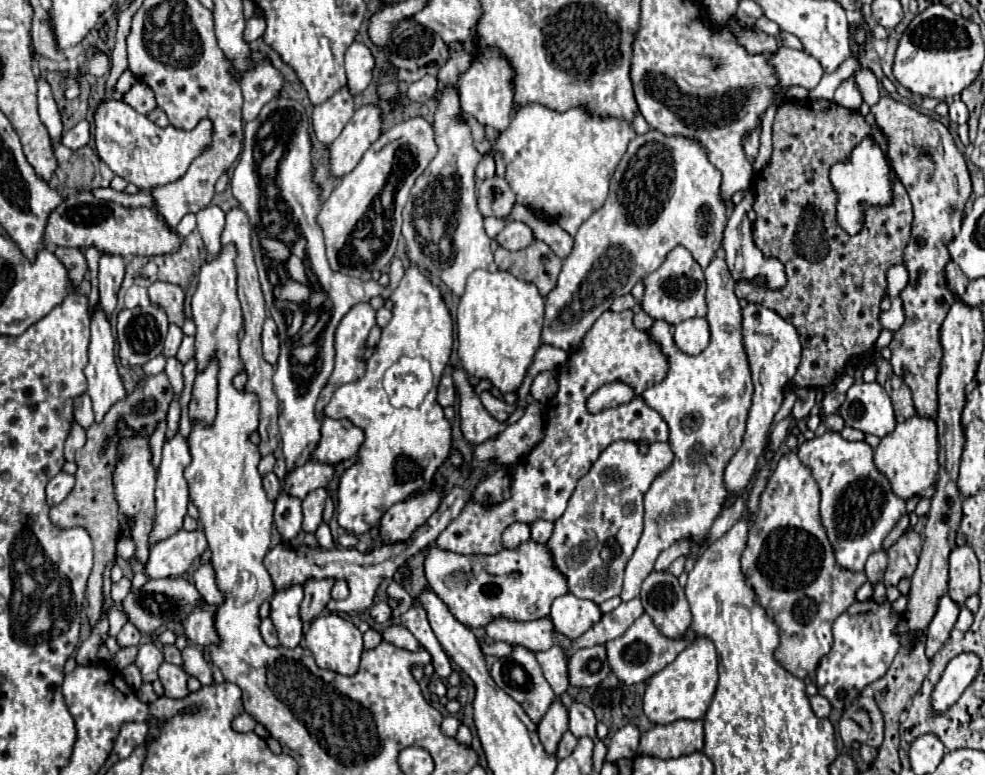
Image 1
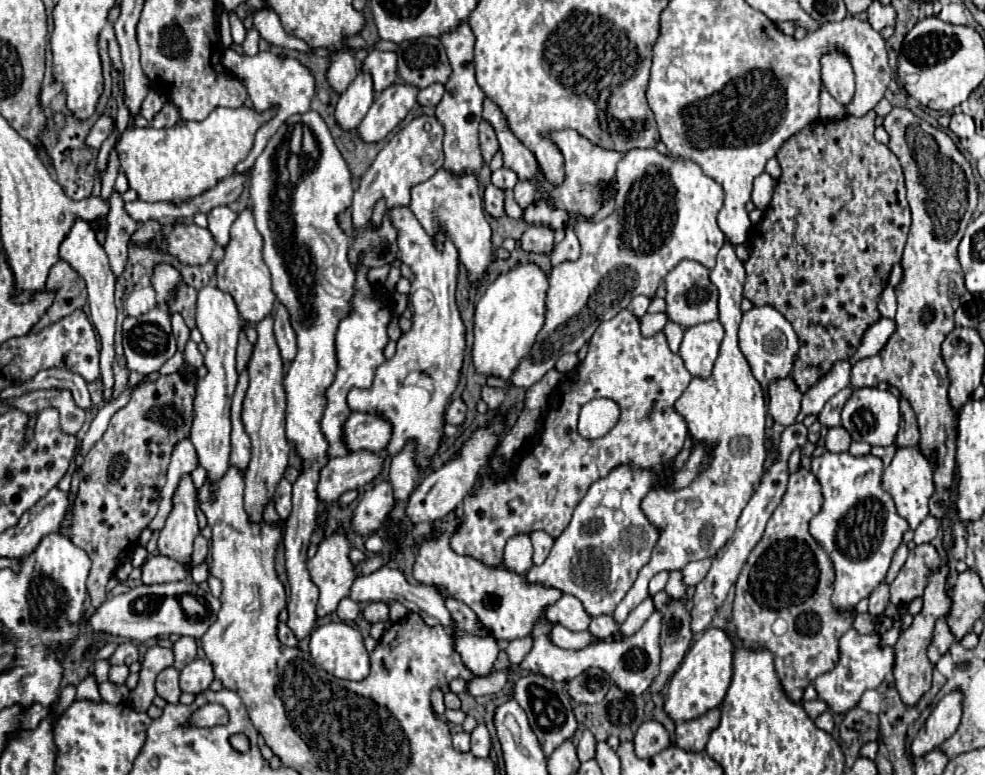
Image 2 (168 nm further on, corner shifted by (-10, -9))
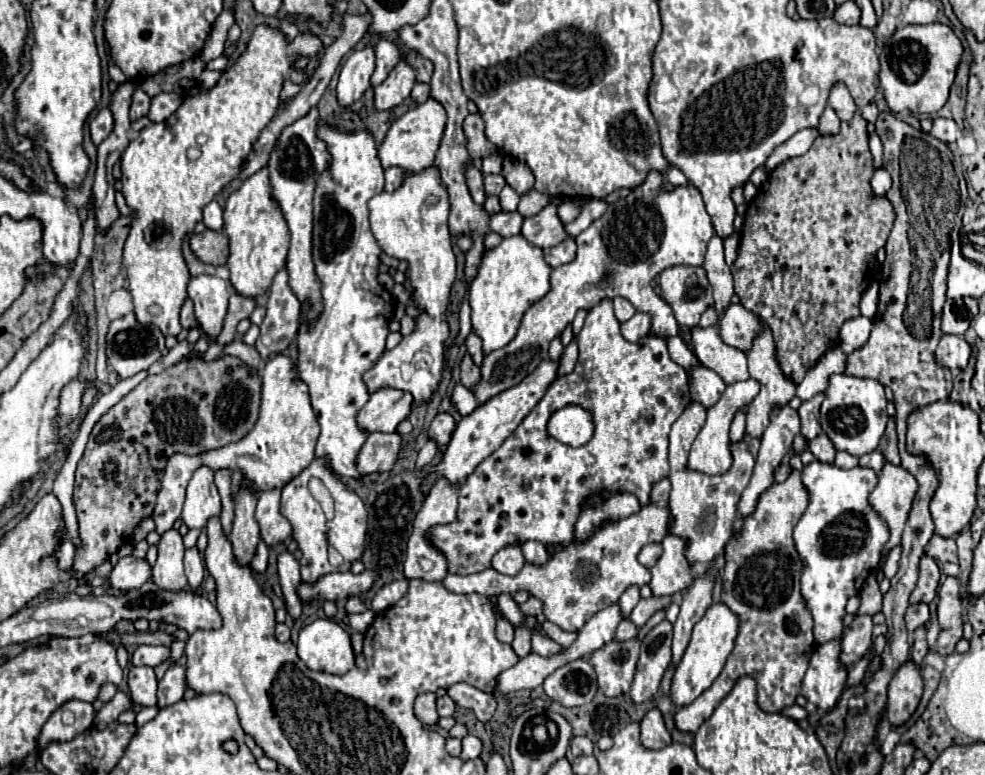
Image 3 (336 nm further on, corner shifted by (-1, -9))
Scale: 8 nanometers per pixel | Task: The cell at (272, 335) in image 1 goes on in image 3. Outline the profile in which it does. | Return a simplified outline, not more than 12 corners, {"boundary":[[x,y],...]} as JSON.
{"boundary":[[280,270],[268,292],[256,350],[284,352],[300,326],[300,302]]}

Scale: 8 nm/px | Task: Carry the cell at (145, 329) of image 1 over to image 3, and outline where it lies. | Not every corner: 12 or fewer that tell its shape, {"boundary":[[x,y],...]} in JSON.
{"boundary":[[130,312],[112,320],[106,352],[120,378],[146,370],[166,350],[158,326]]}

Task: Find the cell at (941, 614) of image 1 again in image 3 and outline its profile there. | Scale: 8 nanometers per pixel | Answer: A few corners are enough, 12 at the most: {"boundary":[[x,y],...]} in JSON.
{"boundary":[[926,626],[914,632],[910,658],[922,664],[928,652]]}

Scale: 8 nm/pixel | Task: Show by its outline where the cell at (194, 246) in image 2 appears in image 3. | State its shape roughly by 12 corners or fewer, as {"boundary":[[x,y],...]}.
{"boundary":[[224,232],[192,234],[190,248],[200,262],[216,266],[217,277],[229,280],[220,265],[228,256]]}

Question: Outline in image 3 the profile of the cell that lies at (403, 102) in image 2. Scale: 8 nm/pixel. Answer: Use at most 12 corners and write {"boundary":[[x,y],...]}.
{"boundary":[[400,62],[374,88],[374,108],[388,110],[410,96],[416,72]]}

